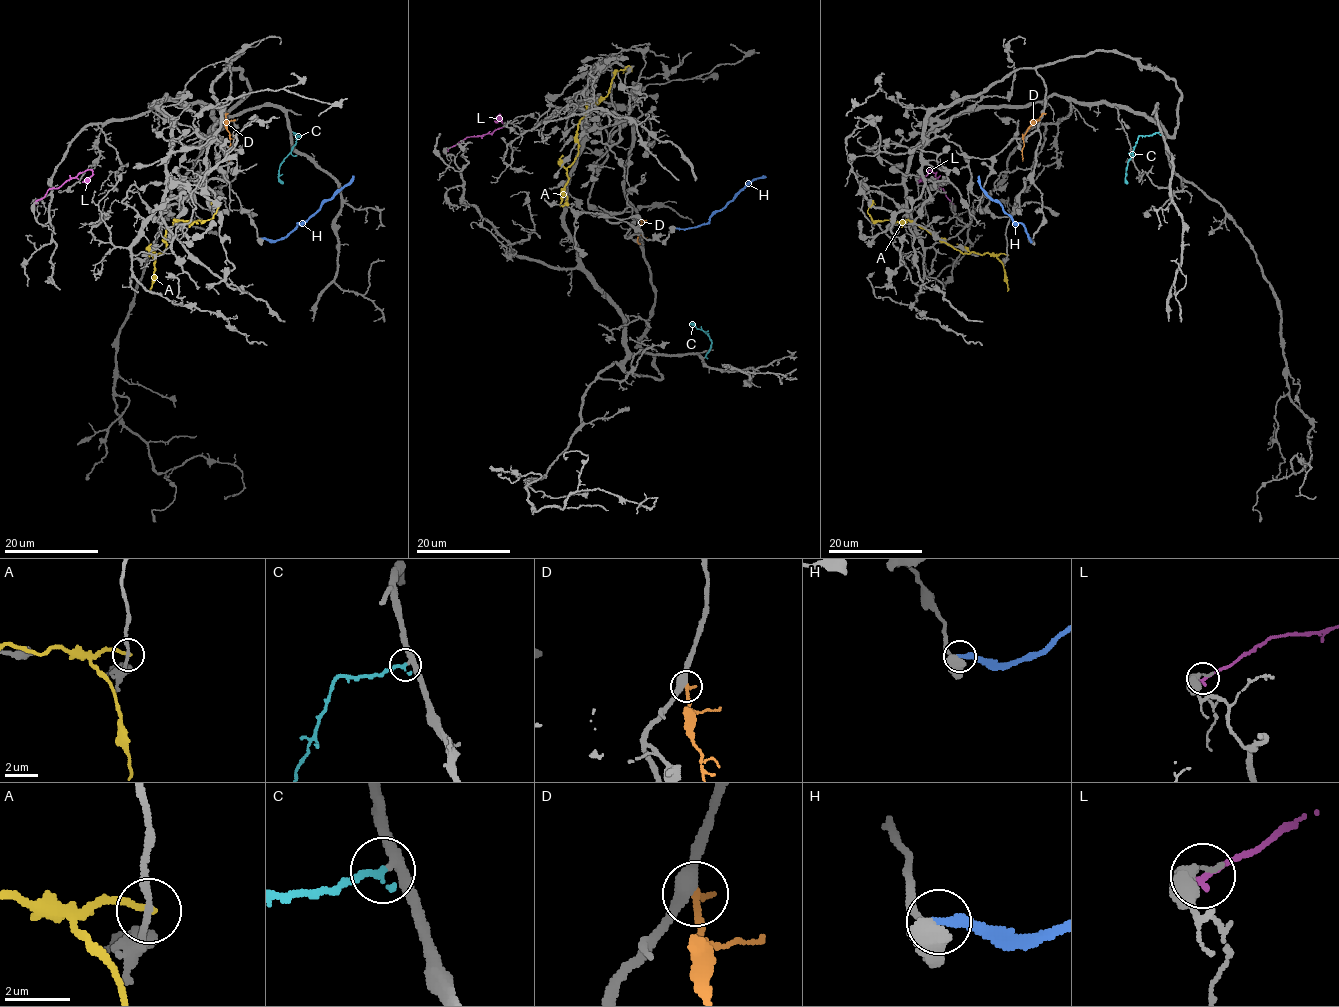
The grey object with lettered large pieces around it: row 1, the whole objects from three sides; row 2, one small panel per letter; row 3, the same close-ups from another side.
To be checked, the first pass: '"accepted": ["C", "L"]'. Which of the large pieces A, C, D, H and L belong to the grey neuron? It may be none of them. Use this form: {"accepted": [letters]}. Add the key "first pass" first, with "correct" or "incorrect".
{"first pass": "correct", "accepted": ["C", "L"]}

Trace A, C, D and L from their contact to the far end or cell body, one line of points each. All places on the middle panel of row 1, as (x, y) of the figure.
A: (560, 205), (567, 168), (577, 152), (577, 125), (628, 65), (631, 70), (623, 73)
C: (704, 356), (710, 348), (710, 339), (695, 326)
D: (637, 240), (641, 220)
L: (447, 148), (461, 140), (502, 127), (504, 125), (499, 114)

